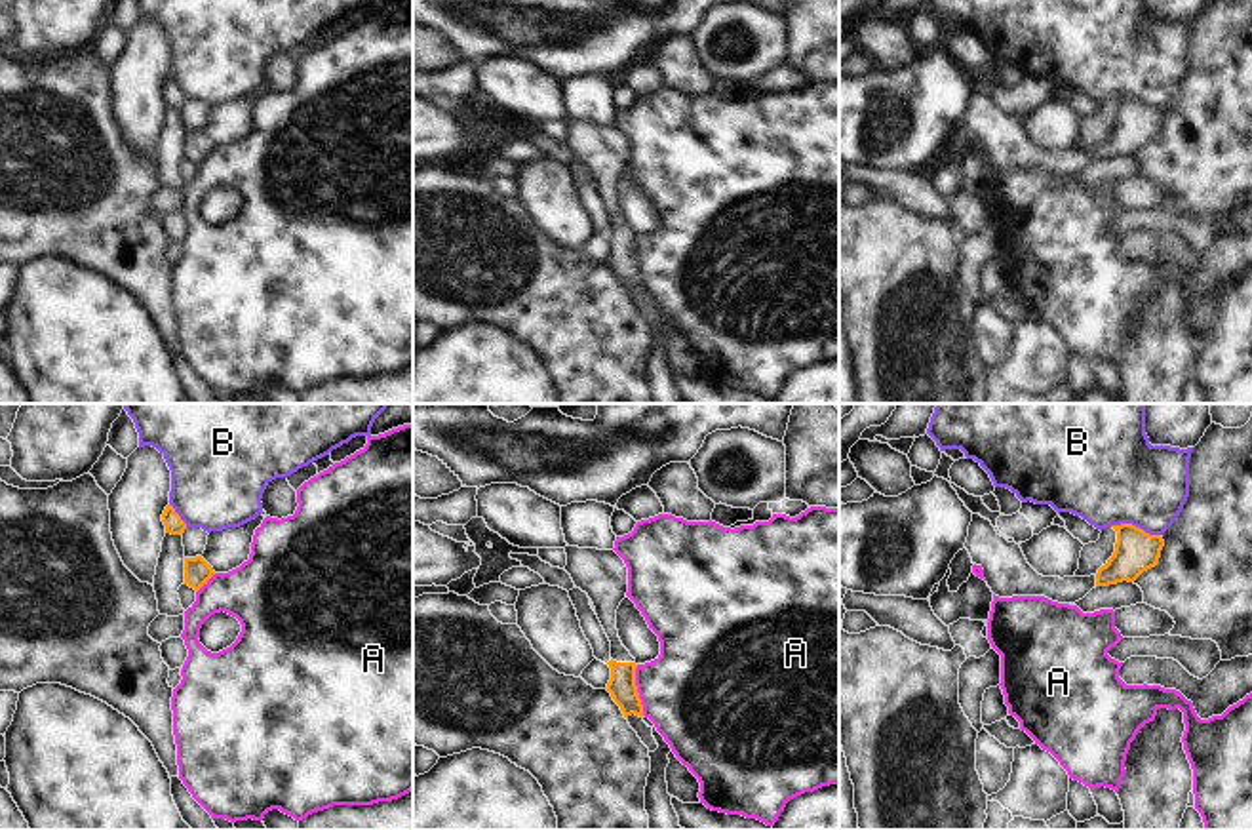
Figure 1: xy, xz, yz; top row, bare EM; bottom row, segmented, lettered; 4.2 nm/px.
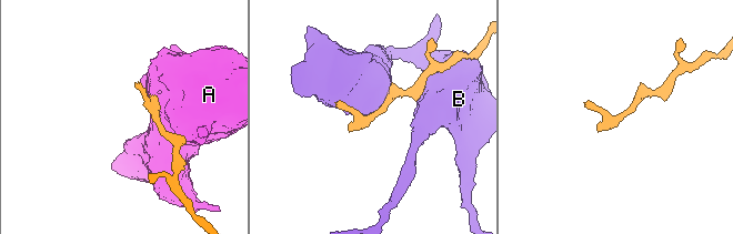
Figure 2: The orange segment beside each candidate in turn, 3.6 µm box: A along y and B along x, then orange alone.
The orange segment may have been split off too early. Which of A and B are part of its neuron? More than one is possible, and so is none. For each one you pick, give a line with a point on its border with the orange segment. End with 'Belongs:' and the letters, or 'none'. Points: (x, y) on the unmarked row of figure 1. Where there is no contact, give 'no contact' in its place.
Belongs: none

